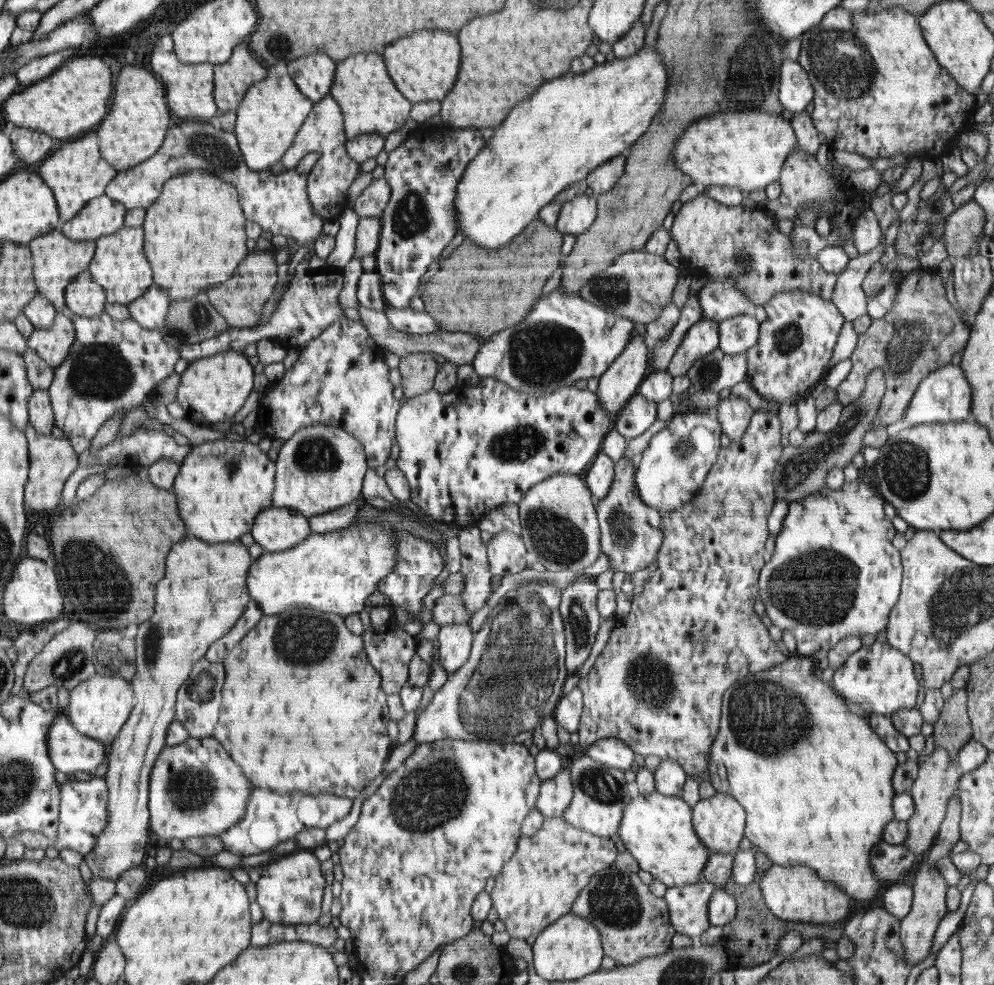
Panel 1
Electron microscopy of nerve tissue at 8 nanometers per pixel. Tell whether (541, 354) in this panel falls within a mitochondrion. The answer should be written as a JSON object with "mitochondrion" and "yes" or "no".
{"mitochondrion":"yes"}

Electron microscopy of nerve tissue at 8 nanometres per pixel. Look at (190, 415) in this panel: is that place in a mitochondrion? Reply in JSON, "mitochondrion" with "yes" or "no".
{"mitochondrion":"no"}

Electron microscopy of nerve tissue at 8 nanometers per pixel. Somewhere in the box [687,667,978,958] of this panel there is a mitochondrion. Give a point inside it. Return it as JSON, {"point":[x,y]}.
{"point":[761,714]}

